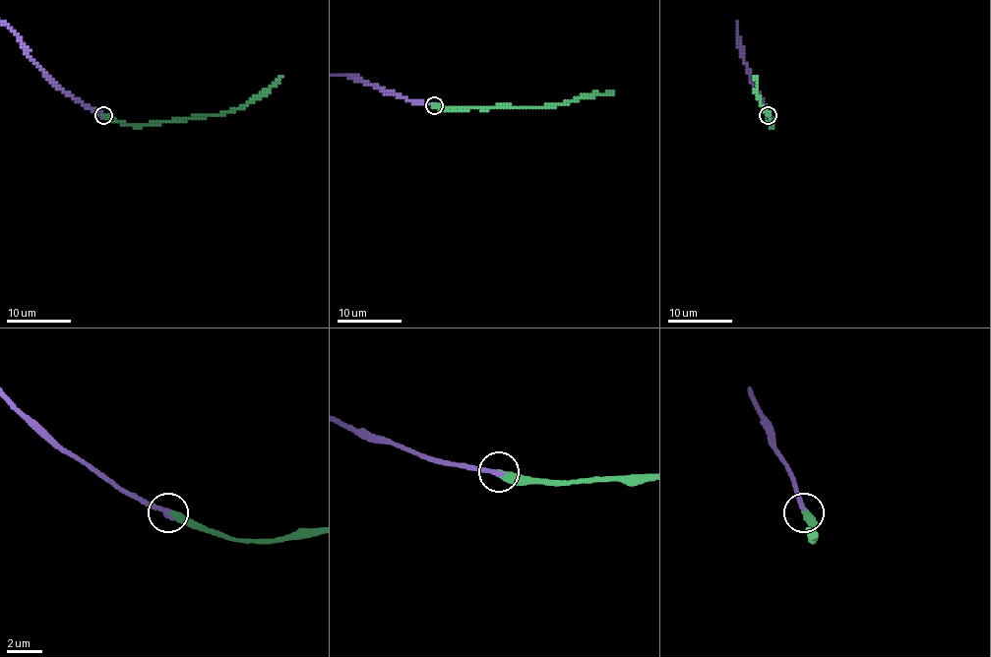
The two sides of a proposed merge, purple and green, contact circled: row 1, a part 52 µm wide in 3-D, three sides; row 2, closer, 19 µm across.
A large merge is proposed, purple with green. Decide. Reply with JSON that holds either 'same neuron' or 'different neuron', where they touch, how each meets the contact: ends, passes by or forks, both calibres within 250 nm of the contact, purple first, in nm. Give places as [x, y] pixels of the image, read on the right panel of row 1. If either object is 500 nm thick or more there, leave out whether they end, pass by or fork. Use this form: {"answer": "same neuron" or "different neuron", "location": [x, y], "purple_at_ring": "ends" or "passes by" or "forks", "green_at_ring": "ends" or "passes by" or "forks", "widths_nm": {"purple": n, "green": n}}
{"answer": "same neuron", "location": [768, 115], "purple_at_ring": "ends", "green_at_ring": "ends", "widths_nm": {"purple": 320, "green": 400}}

